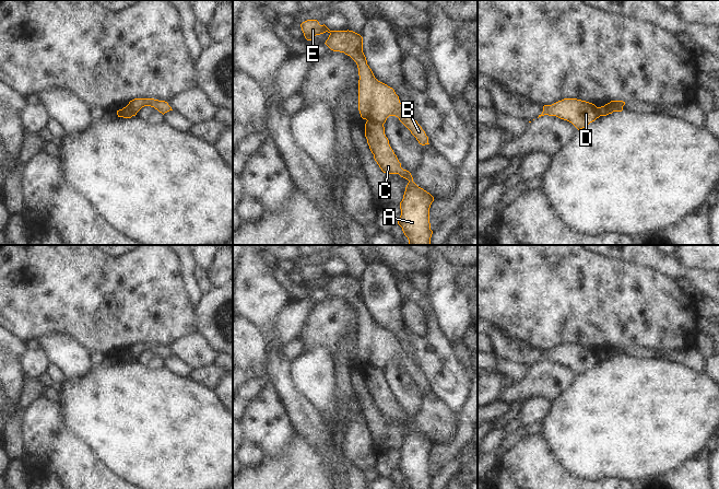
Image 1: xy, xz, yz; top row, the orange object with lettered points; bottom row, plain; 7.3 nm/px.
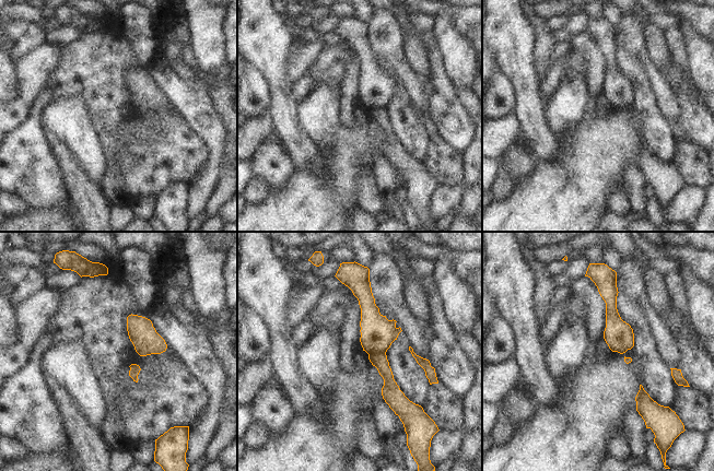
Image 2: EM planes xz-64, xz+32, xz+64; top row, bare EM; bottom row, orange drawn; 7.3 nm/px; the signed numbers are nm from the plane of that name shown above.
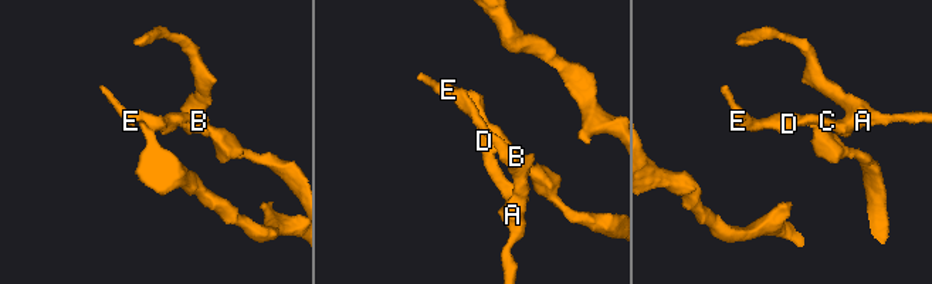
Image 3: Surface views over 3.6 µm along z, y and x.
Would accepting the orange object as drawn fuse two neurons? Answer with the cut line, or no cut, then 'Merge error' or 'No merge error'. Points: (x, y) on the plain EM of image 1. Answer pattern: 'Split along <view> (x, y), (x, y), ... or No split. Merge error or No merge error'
Split along xz (367, 364), (382, 370). Merge error

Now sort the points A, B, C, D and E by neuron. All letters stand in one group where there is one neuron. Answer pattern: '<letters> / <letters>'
A C / B D E

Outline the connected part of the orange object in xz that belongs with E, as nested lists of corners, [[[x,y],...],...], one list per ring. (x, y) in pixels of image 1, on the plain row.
[[[307,265],[300,272],[307,286],[328,277],[330,280],[325,289],[333,296],[344,298],[356,307],[360,321],[358,356],[363,364],[384,370],[389,361],[396,361],[420,389],[429,389],[425,376],[400,347],[394,335],[375,323],[363,298],[363,282],[360,279],[349,275],[330,276],[317,265]]]

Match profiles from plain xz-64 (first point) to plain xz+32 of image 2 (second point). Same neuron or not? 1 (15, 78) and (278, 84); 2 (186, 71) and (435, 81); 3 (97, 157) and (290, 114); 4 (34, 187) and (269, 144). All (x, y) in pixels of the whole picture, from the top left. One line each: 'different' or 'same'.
1: different
2: different
3: different
4: same

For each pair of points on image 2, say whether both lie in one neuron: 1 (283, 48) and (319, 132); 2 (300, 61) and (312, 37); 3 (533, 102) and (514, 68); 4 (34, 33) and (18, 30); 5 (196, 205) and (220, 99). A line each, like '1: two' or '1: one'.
1: two
2: one
3: one
4: one
5: two

